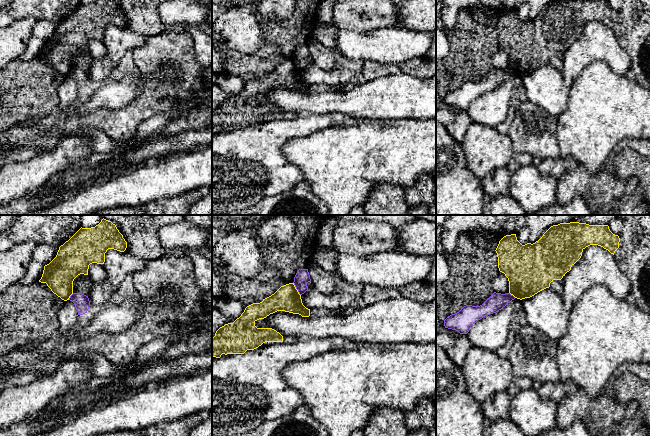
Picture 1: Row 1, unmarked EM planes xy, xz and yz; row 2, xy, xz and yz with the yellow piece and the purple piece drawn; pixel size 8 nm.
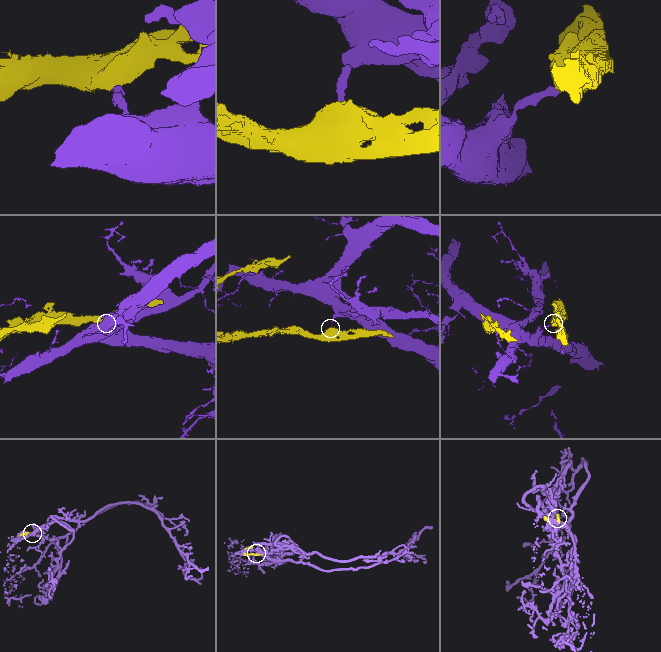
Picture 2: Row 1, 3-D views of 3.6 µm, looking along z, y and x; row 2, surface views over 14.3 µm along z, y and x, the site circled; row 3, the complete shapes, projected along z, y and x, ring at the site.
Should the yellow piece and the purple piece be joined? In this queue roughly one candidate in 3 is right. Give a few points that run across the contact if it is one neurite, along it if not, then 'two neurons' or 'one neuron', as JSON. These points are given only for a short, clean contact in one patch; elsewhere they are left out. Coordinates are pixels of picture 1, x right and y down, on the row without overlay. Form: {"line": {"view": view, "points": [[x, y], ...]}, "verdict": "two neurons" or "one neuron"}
{"line": {"view": "xz", "points": [[293, 58], [300, 71]]}, "verdict": "two neurons"}

